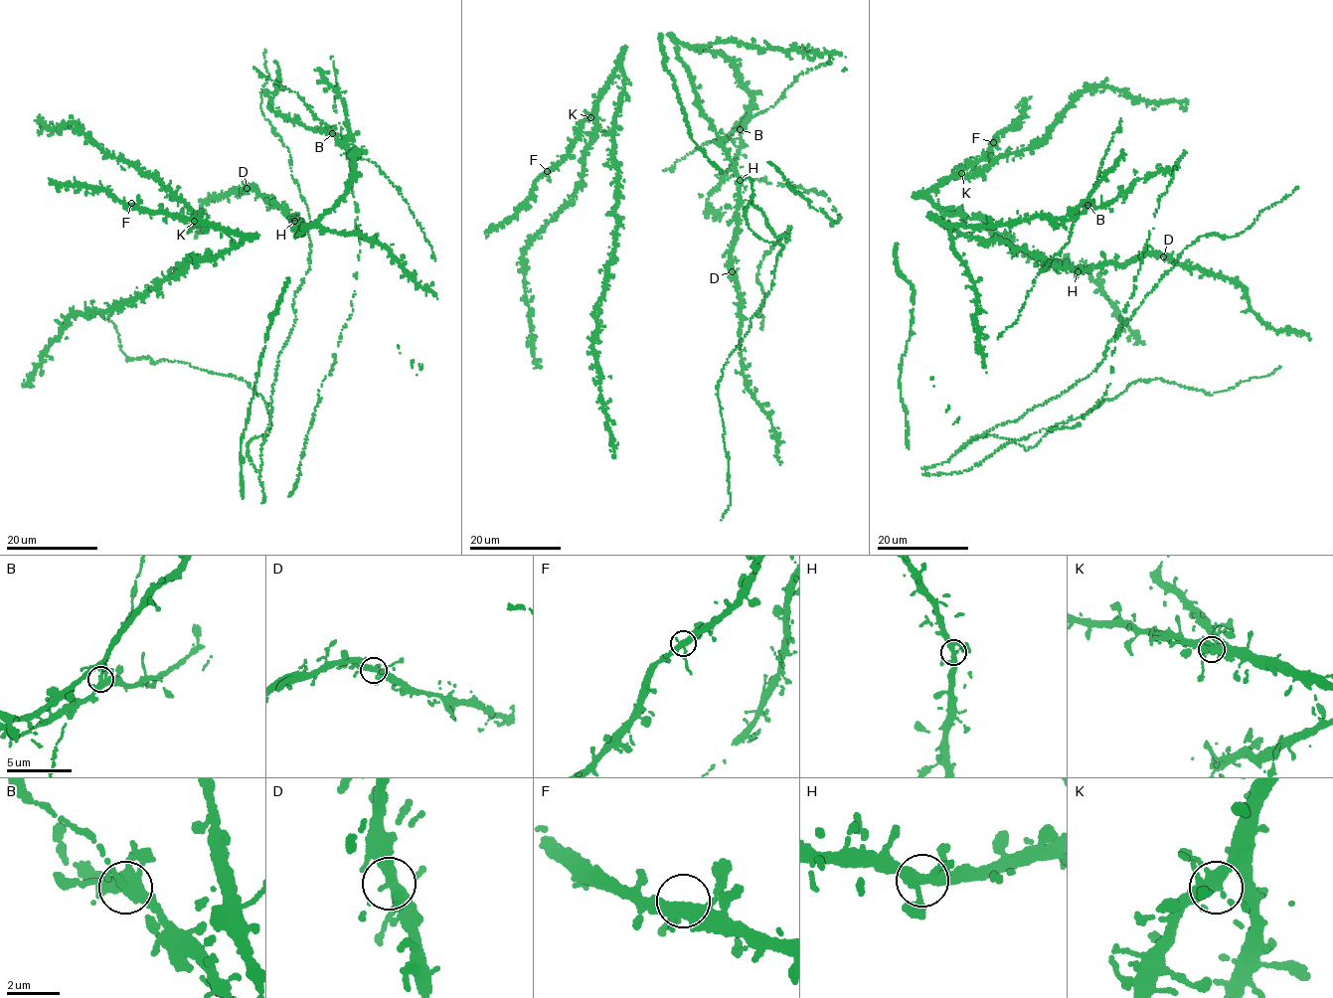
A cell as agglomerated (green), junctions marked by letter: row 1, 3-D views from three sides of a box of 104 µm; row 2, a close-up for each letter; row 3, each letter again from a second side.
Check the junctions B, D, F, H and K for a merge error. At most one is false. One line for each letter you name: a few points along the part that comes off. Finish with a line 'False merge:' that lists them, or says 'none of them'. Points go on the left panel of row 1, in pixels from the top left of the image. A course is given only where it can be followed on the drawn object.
False merge: none of them

